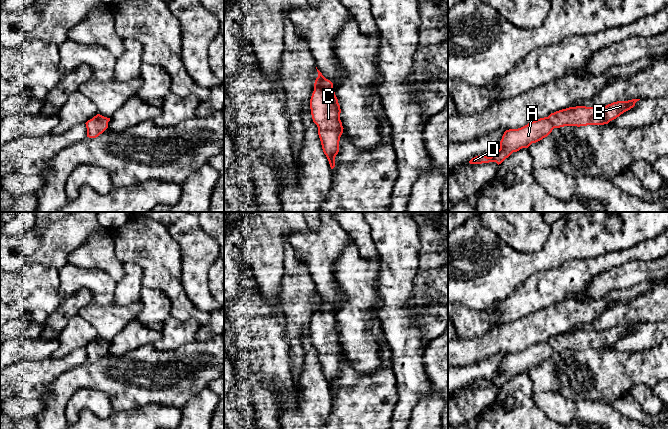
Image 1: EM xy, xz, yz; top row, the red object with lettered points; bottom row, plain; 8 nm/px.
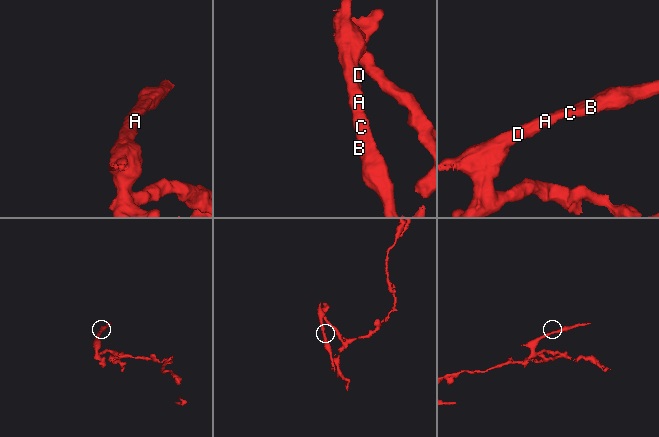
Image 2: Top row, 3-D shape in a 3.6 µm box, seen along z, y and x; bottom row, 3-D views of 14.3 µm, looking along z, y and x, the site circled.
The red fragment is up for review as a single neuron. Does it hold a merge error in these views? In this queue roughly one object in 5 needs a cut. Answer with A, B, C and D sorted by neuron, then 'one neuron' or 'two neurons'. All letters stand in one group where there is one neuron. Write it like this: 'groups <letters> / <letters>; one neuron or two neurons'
groups A B C D; one neuron

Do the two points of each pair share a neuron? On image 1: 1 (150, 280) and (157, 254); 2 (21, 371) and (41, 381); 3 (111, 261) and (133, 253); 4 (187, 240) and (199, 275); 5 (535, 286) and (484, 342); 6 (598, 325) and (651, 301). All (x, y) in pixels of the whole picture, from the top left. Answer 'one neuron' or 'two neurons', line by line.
1: one neuron
2: one neuron
3: two neurons
4: one neuron
5: two neurons
6: one neuron

